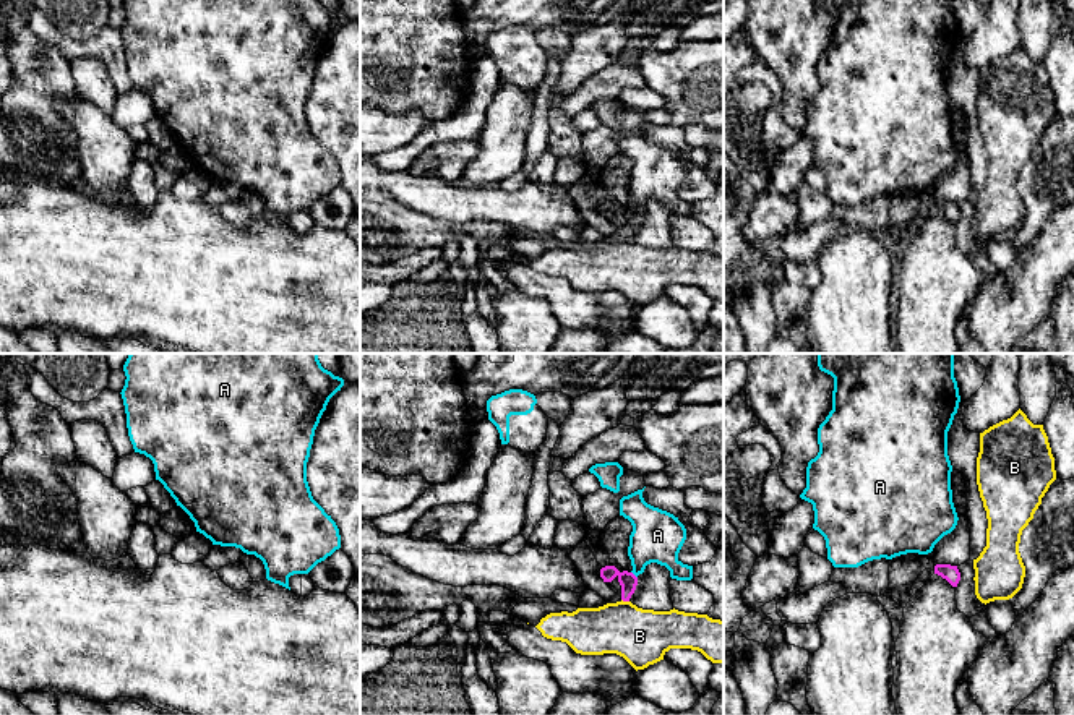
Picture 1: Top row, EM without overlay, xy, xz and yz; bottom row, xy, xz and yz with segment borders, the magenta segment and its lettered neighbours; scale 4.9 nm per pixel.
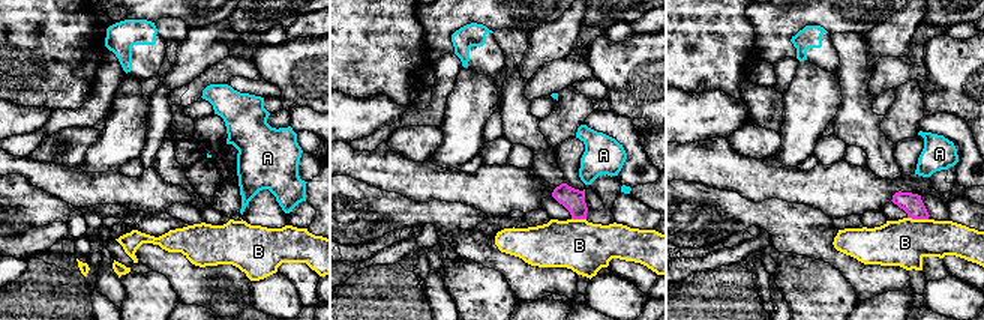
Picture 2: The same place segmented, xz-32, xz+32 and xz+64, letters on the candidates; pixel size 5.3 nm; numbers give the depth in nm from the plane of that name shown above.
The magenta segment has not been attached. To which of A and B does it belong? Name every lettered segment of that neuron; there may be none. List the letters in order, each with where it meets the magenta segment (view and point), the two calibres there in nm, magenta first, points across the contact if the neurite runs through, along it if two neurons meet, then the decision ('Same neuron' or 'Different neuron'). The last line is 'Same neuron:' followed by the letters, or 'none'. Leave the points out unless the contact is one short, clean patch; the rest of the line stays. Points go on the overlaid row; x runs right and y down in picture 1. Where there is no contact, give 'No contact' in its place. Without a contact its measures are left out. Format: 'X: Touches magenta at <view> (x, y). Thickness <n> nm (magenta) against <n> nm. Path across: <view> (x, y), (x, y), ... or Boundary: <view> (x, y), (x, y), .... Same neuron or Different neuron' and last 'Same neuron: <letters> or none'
A: Touches magenta at xz (633, 574). Thickness 90 nm (magenta) against 260 nm. Boundary: xz (631, 571), (636, 577). Different neuron
B: Touches magenta at xz (625, 600). Thickness 90 nm (magenta) against 280 nm. Different neuron
Same neuron: none

